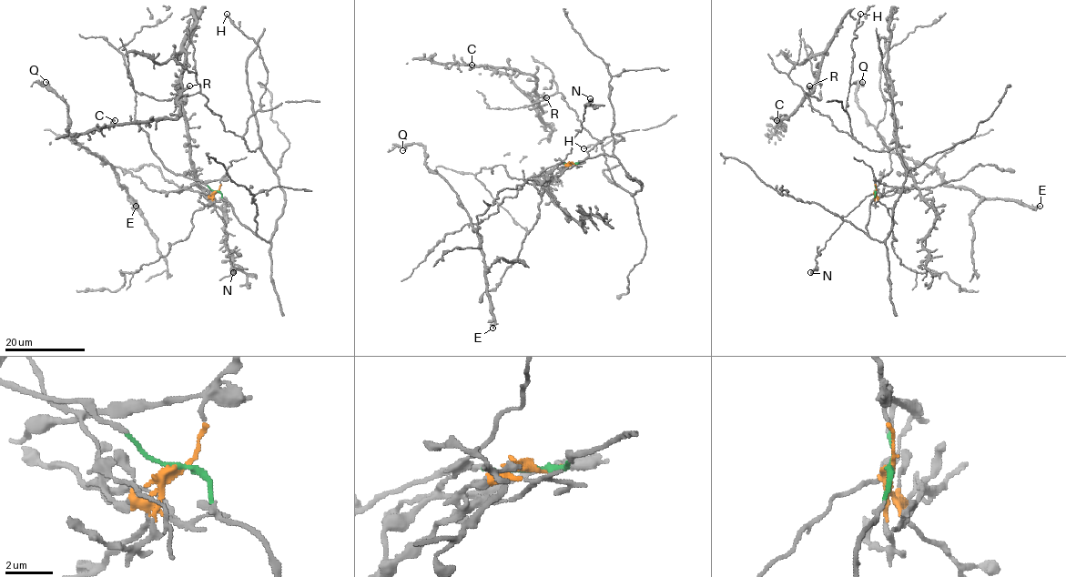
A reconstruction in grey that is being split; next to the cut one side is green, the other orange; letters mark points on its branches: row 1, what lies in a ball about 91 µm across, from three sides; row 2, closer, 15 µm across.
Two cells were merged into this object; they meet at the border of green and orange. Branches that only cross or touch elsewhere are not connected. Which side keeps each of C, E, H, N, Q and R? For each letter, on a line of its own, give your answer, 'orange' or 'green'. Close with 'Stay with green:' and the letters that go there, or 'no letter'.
C: green
E: orange
H: green
N: orange
Q: orange
R: green
Stay with green: C, H, R

